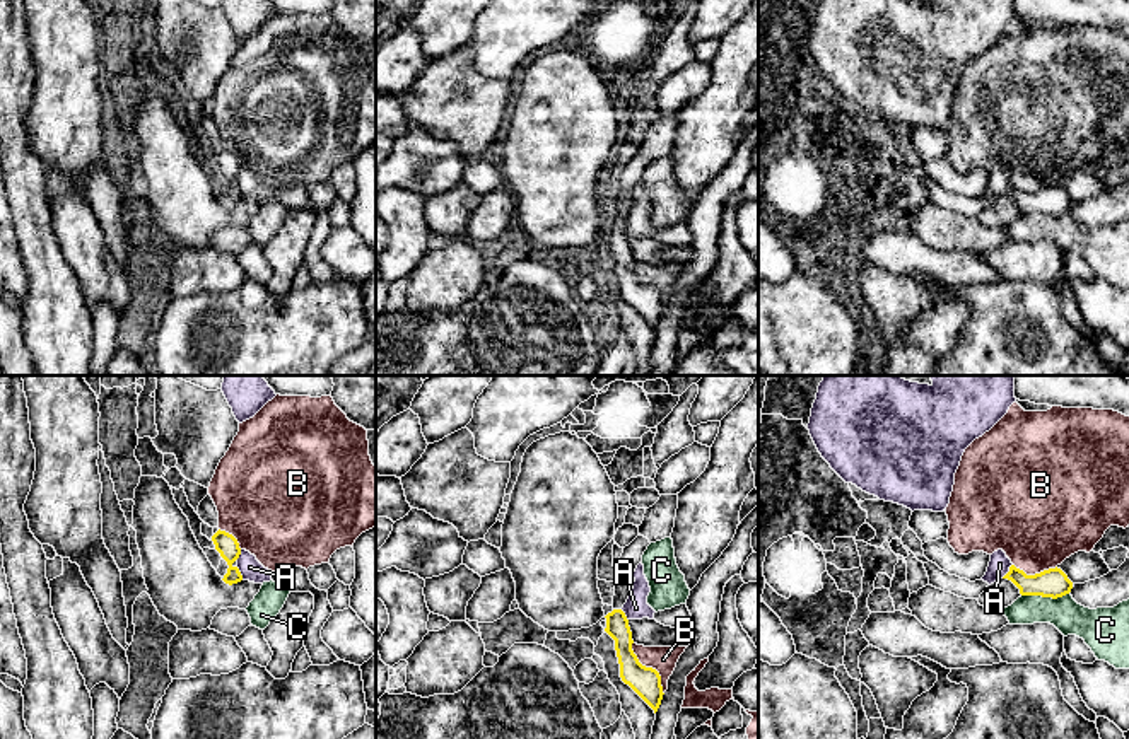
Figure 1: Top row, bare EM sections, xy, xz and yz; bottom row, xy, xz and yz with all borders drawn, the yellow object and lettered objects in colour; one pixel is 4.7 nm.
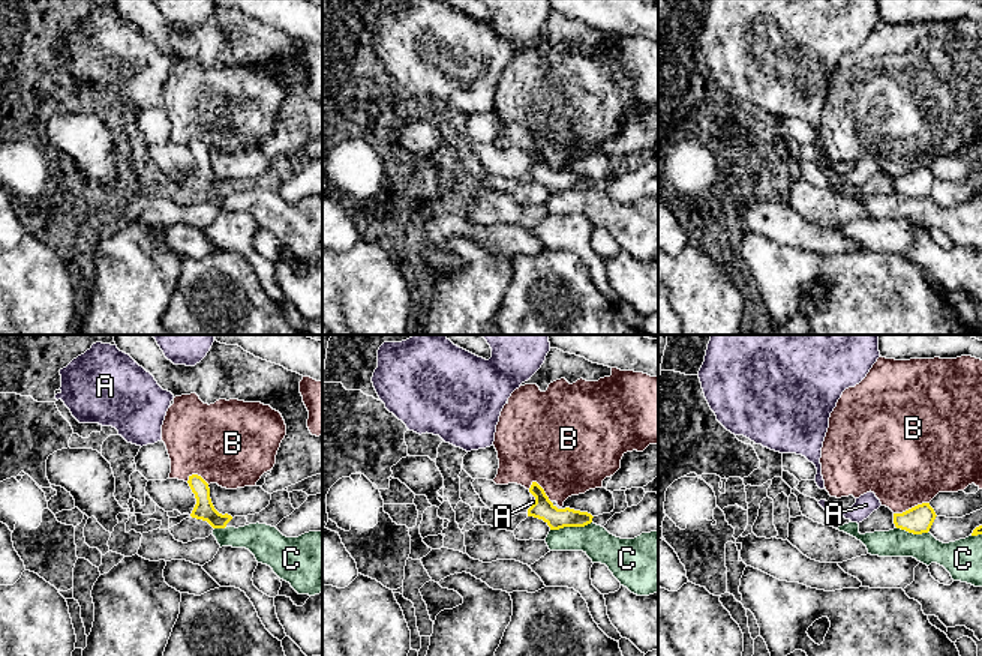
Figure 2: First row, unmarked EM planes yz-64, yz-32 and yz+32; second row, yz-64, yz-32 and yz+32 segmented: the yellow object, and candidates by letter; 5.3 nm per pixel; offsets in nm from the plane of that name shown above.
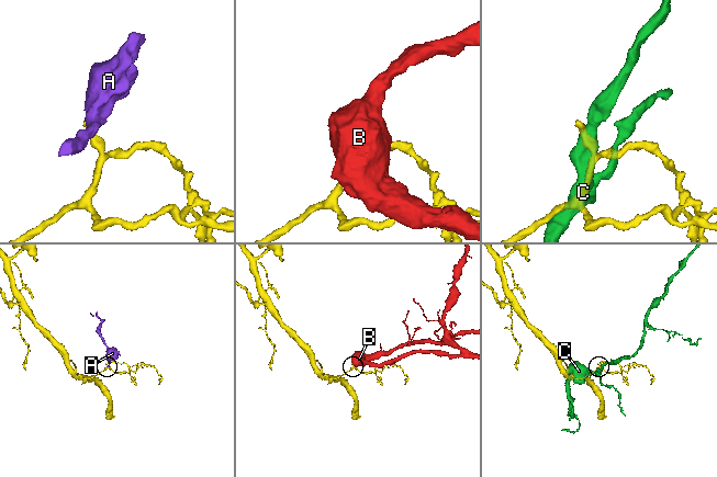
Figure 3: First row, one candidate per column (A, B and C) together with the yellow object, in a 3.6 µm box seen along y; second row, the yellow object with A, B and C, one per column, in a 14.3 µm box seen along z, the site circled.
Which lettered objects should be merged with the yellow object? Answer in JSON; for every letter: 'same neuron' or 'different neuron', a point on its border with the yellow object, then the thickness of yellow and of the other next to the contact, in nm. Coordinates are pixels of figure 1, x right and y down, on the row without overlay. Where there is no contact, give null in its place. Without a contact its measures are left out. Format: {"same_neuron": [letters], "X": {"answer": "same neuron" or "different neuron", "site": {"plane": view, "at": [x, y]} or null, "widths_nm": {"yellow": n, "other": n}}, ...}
{"same_neuron": [], "A": {"answer": "different neuron", "site": {"plane": "yz", "at": [1010, 188]}, "widths_nm": {"yellow": 140, "other": 100}}, "B": {"answer": "different neuron", "site": {"plane": "xz", "at": [649, 285]}, "widths_nm": {"yellow": 140, "other": 120}}, "C": {"answer": "different neuron", "site": {"plane": "yz", "at": [1044, 214]}, "widths_nm": {"yellow": 140, "other": 160}}}

